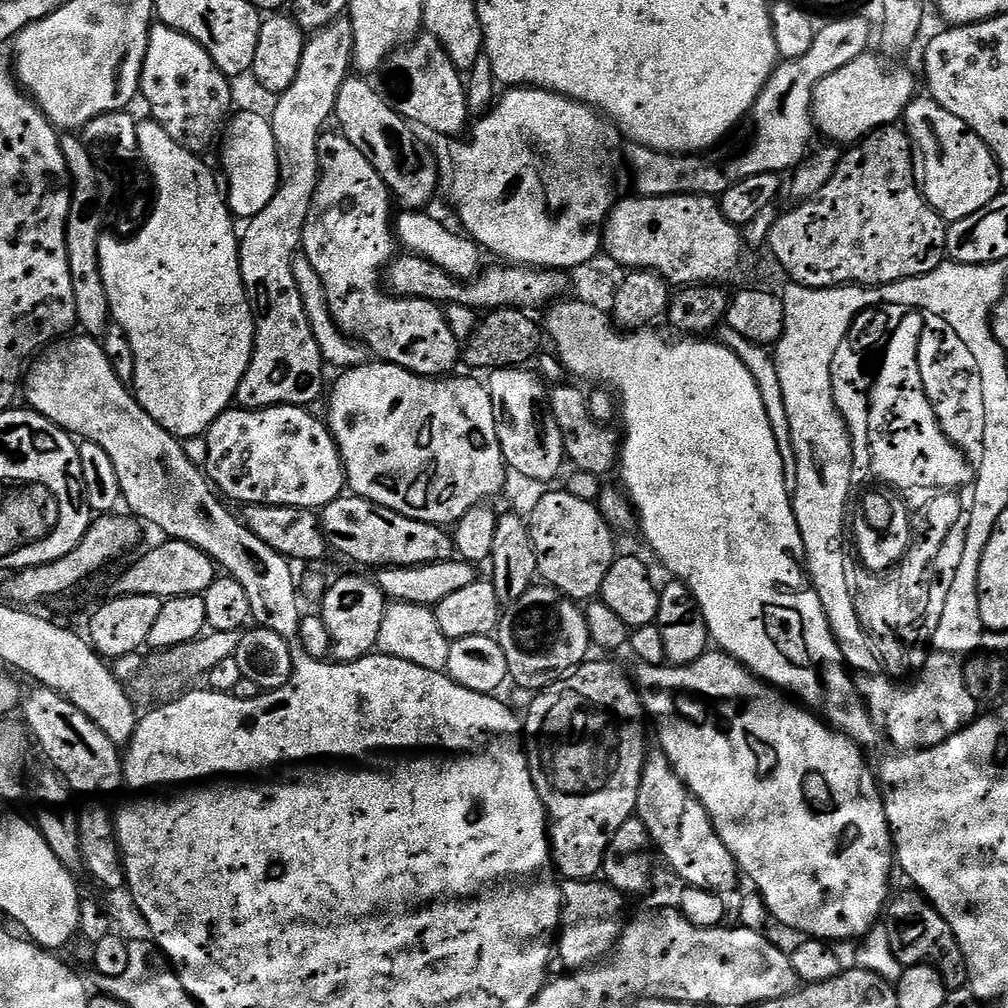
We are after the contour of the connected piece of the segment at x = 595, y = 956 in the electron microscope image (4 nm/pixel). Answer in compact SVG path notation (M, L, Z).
M564 880L560 885L564 909L560 915L560 930L558 939L554 944L554 956L569 973L579 972L585 966L592 966L601 958L607 957L615 949L617 940L620 939L622 923L620 924L620 911L624 908L626 896L613 888L607 882L595 880Z

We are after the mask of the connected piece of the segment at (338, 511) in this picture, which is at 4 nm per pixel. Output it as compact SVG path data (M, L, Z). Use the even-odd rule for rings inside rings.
M341 494L322 509L319 518L333 553L341 552L356 564L373 564L376 570L433 564L454 556L451 535L441 525L406 518L361 496Z

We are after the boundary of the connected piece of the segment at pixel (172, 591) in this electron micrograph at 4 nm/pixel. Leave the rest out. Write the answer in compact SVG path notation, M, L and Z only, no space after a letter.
M171 538L161 539L157 548L144 552L116 581L110 590L112 596L150 594L165 601L179 596L199 596L218 578L218 565L205 552L190 542Z

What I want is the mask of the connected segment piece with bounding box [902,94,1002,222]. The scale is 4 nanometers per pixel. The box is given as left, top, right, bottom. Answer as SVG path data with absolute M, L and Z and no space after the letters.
M917 95L916 99L904 107L902 127L907 132L908 139L918 149L919 163L920 160L924 163L924 172L922 168L924 199L945 222L970 218L970 214L982 210L982 206L989 204L995 196L1001 195L1000 168L996 165L994 154L986 146L986 142L982 142L978 134L971 132L966 122L962 122L962 118L954 118L950 110L942 110L942 106L938 106L938 102L931 96Z

